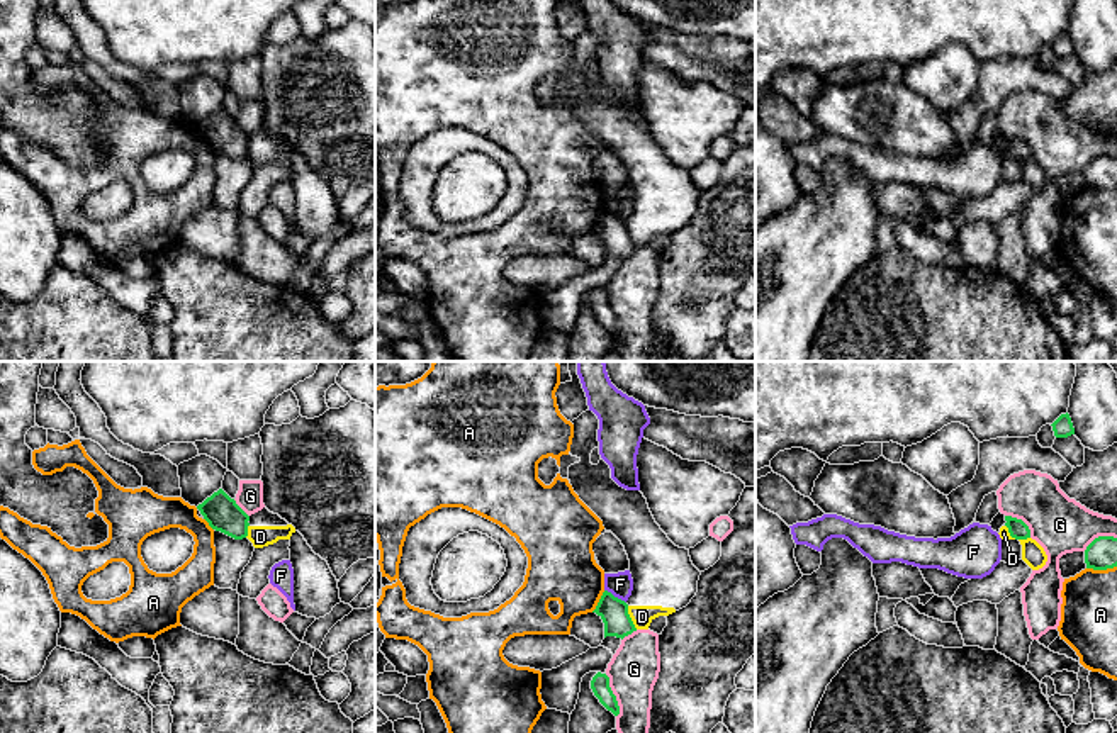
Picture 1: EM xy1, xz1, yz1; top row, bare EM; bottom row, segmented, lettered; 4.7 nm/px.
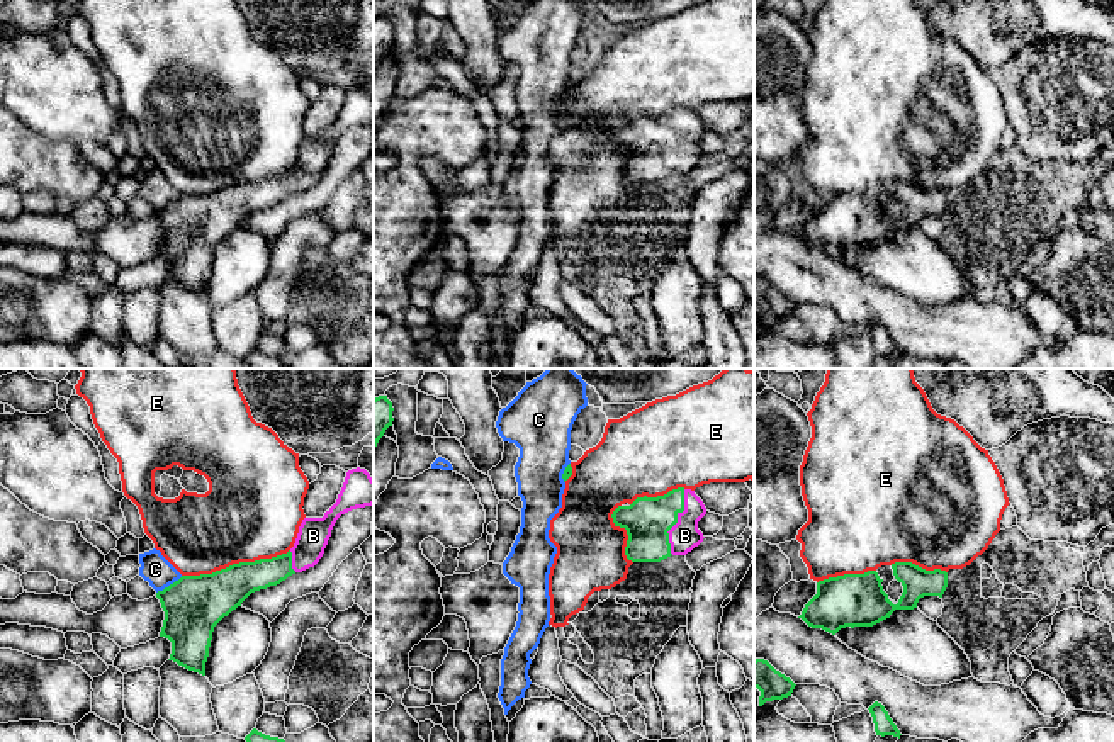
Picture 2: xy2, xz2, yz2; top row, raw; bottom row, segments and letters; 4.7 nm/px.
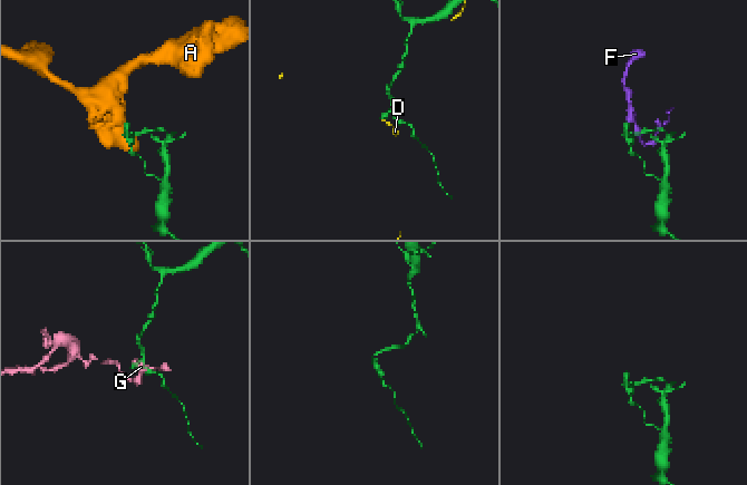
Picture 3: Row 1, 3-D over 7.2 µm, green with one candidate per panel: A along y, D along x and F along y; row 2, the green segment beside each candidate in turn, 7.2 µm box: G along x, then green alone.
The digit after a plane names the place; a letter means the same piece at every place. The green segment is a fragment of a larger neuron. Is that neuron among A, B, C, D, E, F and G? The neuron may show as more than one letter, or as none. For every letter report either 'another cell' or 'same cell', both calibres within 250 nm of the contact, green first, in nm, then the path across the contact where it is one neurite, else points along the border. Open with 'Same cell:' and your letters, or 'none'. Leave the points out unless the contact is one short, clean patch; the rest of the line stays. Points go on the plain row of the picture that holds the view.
Same cell: B
A: another cell | 150/280 nm
B: same cell | 220/140 nm | across xz2 (647, 140), (676, 141), (685, 155)
C: another cell | 280/140 nm
D: another cell | 140/100 nm | along xz1 (627, 226), (627, 233), (637, 248)
E: another cell | 260/440 nm
F: another cell | 140/120 nm | along xz1 (605, 209), (625, 223)
G: another cell | 90/240 nm

